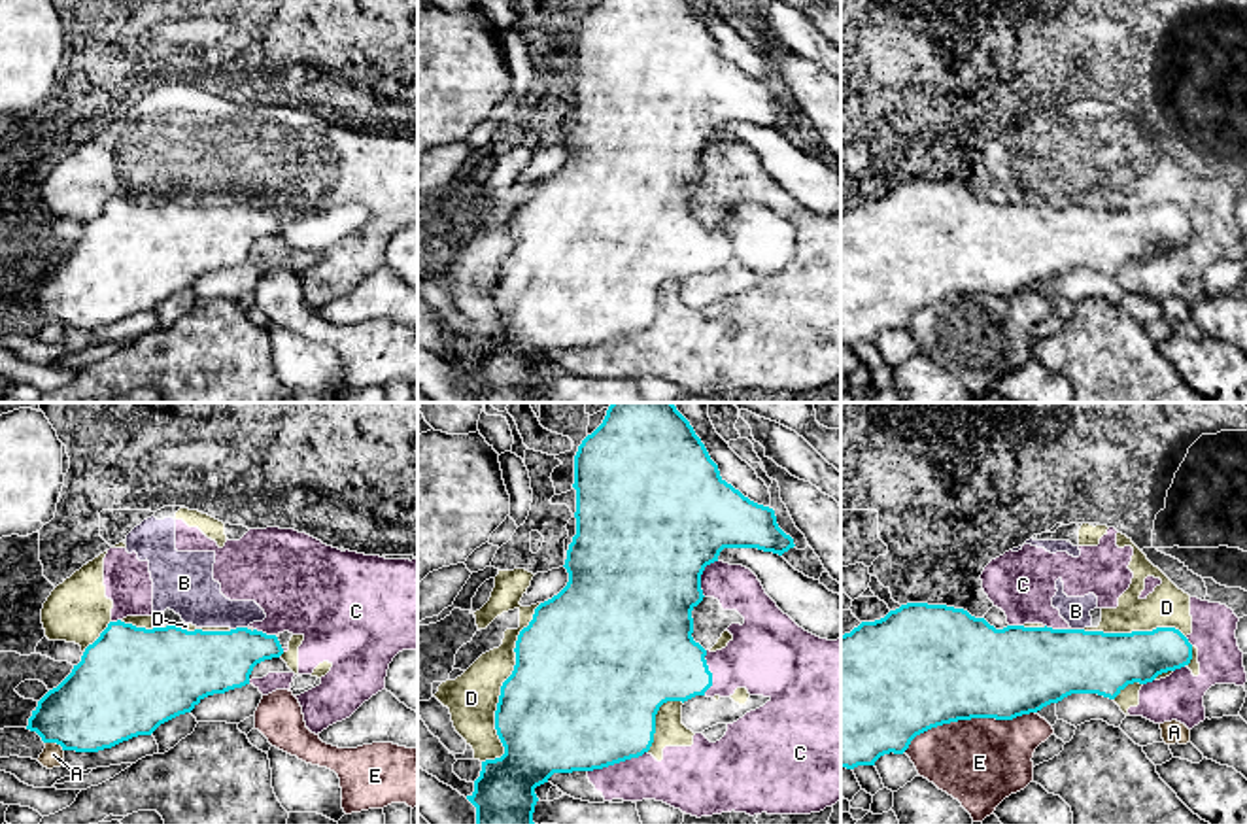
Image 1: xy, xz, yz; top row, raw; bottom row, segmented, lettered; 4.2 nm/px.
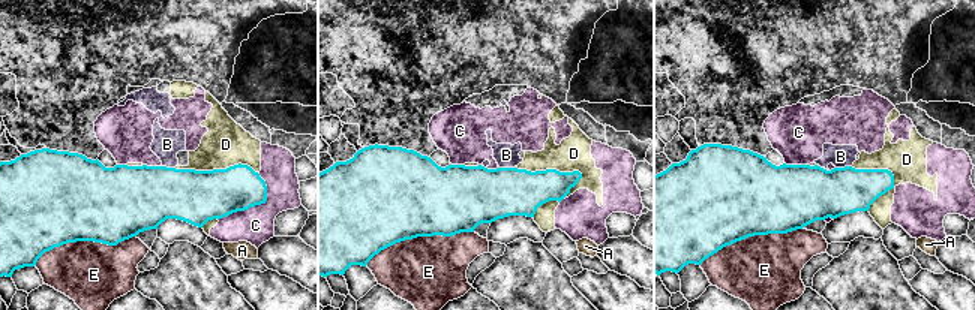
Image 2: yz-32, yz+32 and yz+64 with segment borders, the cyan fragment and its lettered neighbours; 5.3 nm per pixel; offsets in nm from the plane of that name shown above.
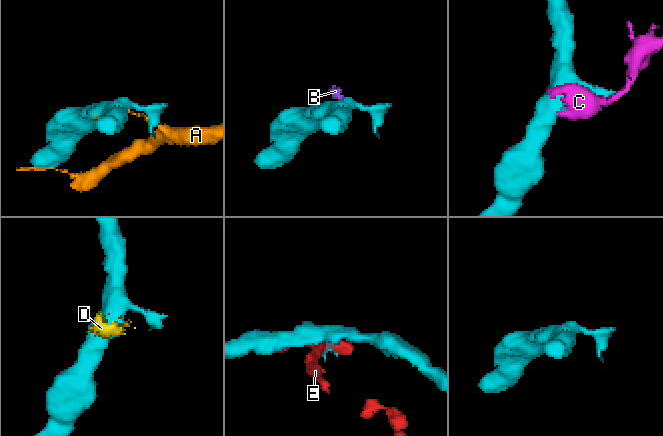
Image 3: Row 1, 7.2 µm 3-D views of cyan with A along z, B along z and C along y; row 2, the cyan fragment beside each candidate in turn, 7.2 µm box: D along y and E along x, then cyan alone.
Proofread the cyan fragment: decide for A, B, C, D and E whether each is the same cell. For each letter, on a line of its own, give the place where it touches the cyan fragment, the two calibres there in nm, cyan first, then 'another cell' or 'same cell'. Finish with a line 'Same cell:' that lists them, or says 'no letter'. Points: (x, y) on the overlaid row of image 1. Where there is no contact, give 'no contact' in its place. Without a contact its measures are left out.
A: meets cyan in xy at (55, 741); 380 nm thick on the cyan side, 90 nm on the other; another cell
B: meets cyan in xy at (239, 628); 280 nm thick on the cyan side, 220 nm on the other; another cell
C: meets cyan in xz at (616, 762); 500 nm thick on the cyan side, 190 nm on the other; another cell
D: meets cyan in xz at (501, 688); 480 nm thick on the cyan side, 220 nm on the other; another cell
E: meets cyan in yz at (968, 719); 480 nm thick on the cyan side, 380 nm on the other; another cell
Same cell: no letter

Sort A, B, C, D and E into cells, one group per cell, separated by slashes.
A / B C D / E

